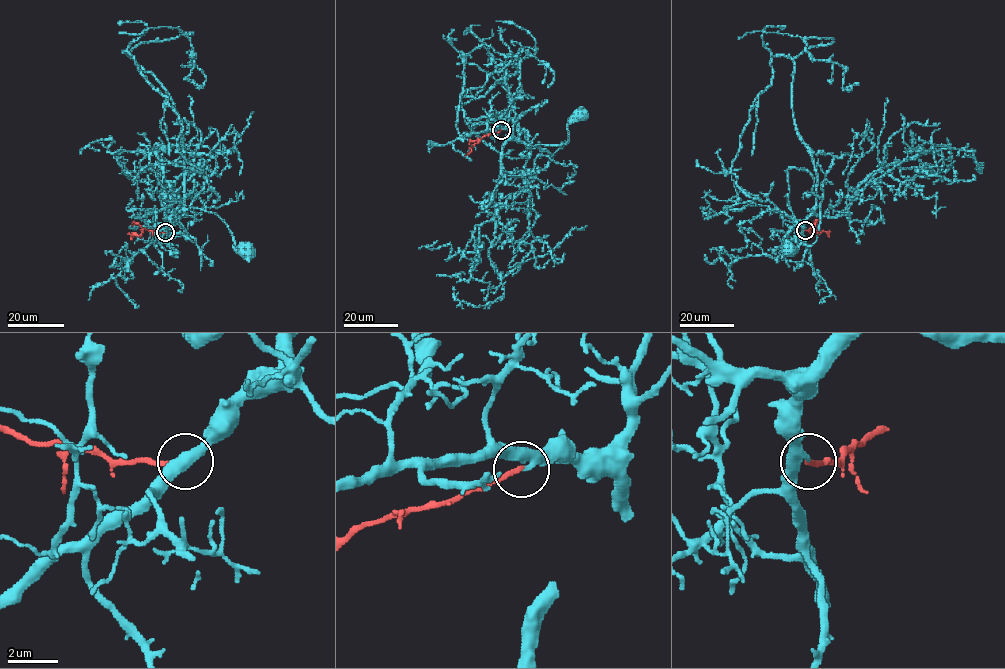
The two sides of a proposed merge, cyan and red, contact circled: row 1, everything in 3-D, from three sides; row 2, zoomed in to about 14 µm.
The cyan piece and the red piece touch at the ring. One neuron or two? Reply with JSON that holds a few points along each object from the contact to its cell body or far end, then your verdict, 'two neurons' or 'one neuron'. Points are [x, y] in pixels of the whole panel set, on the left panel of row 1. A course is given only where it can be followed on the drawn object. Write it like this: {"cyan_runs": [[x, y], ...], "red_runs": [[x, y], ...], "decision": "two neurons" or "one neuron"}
{"cyan_runs": [[166, 232], [185, 209], [201, 208], [214, 212], [227, 226], [234, 249], [248, 252]], "red_runs": [[166, 232], [145, 228], [139, 235], [128, 233]], "decision": "one neuron"}

